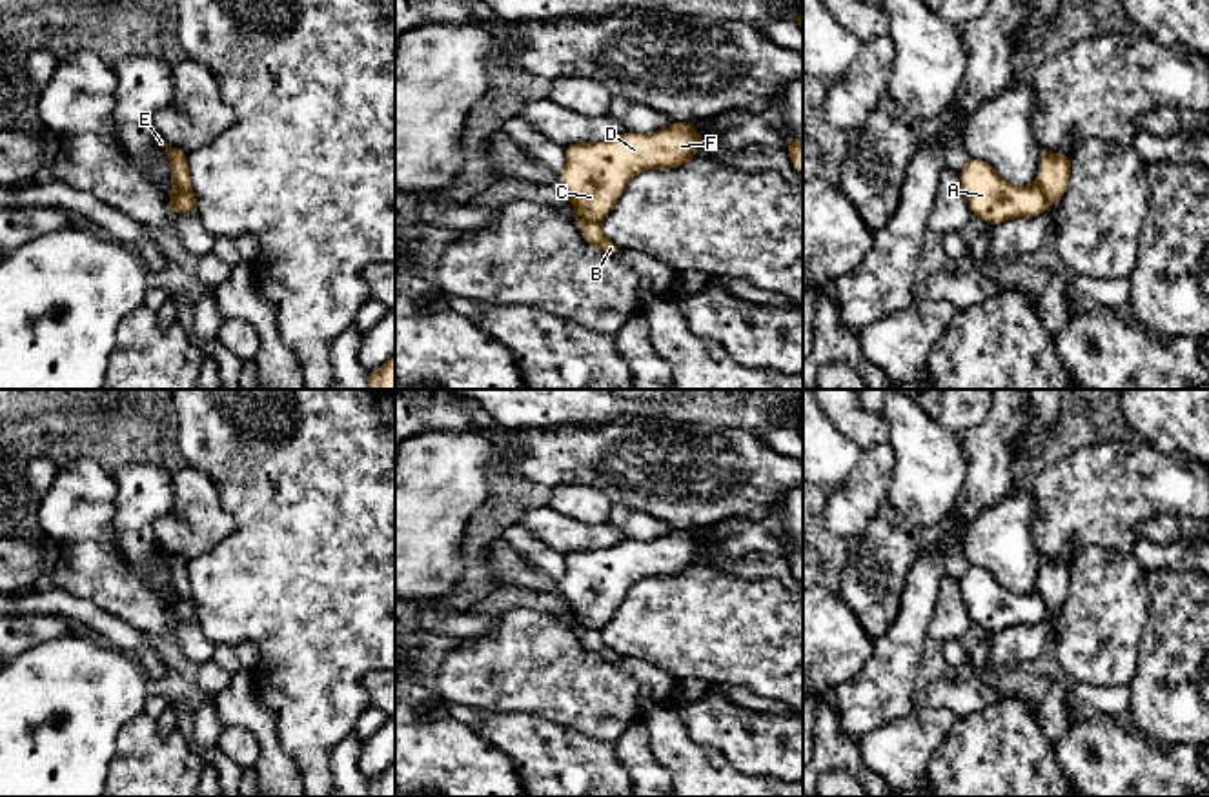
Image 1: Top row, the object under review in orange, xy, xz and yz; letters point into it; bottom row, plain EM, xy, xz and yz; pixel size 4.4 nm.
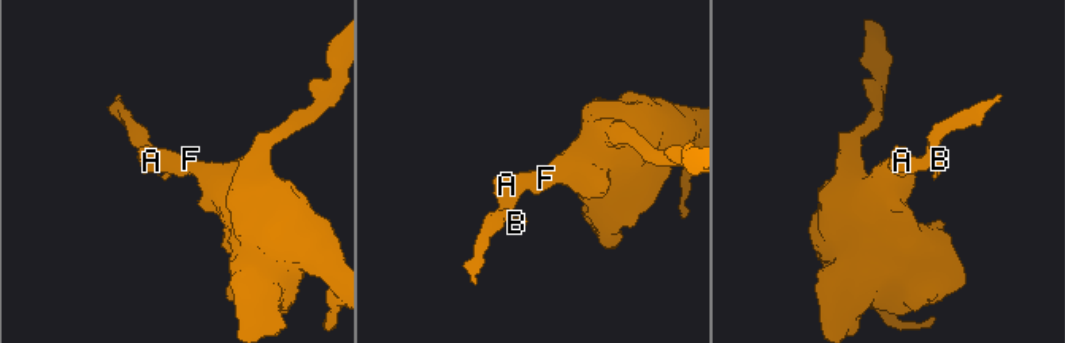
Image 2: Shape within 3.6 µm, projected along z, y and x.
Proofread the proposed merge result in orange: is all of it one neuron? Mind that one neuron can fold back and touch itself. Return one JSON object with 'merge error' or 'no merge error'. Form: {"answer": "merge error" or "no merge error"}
{"answer": "merge error"}

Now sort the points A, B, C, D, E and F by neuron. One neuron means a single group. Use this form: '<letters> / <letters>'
A C D F / B E

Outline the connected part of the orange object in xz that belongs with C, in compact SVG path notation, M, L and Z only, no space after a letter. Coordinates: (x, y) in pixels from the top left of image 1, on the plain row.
M672 530L655 540L625 539L608 550L566 553L559 586L575 615L574 626L579 631L601 630L634 582L688 571L703 548L692 530Z

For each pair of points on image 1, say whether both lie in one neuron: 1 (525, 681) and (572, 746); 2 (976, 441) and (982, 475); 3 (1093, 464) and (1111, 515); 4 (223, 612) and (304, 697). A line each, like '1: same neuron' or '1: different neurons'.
1: different neurons
2: same neuron
3: same neuron
4: same neuron

